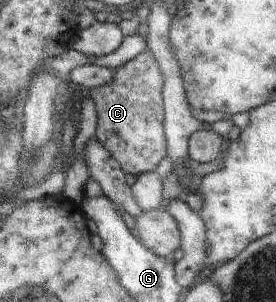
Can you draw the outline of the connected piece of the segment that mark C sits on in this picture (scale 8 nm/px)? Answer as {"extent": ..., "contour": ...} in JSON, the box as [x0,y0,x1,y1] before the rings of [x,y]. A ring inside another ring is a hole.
{"extent":[90,50,165,175],"contour":[[[146,50],[123,66],[115,67],[113,82],[101,88],[90,88],[97,111],[95,138],[107,148],[125,174],[143,175],[156,170],[165,158],[163,134],[163,74],[151,51]]]}

